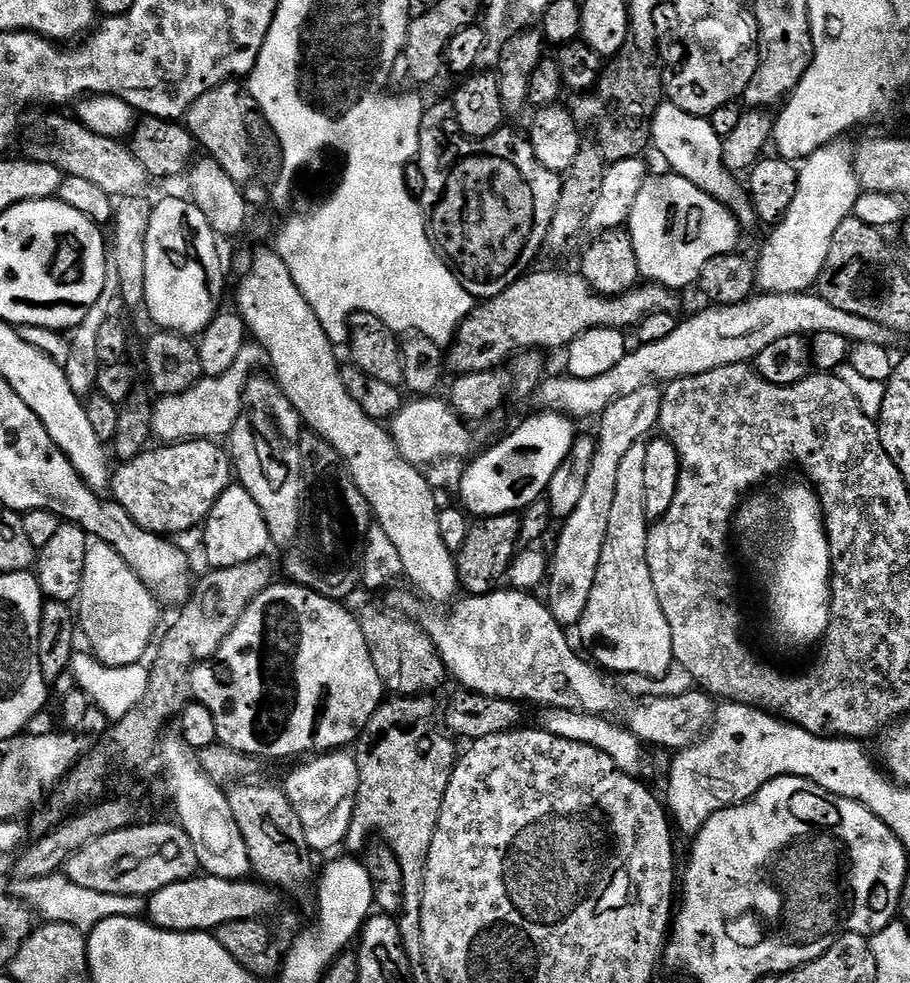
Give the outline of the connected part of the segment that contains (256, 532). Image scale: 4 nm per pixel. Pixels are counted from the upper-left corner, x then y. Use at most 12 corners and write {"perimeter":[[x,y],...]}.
{"perimeter":[[246,489],[214,502],[204,531],[212,568],[242,566],[270,548]]}

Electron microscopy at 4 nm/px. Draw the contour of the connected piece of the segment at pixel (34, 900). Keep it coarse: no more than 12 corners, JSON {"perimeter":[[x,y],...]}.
{"perimeter":[[63,873],[13,883],[41,919],[85,934],[112,917],[139,917],[141,896],[106,895]]}

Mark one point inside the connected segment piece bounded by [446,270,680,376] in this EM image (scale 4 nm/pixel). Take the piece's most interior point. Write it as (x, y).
(541, 310)

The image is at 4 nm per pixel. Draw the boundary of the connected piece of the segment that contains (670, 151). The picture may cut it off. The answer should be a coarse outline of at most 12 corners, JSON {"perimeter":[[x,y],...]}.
{"perimeter":[[673,102],[653,114],[653,149],[741,229],[752,201],[724,165],[711,119]]}

